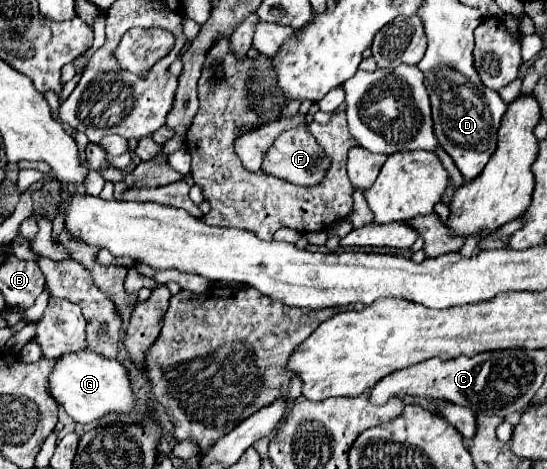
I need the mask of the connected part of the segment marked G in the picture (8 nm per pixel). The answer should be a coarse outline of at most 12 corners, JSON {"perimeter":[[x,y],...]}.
{"perimeter":[[67,352],[49,394],[81,424],[129,416],[127,370],[95,352]]}

